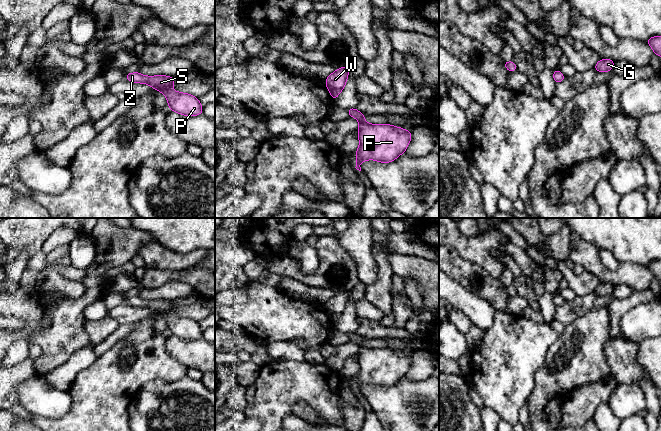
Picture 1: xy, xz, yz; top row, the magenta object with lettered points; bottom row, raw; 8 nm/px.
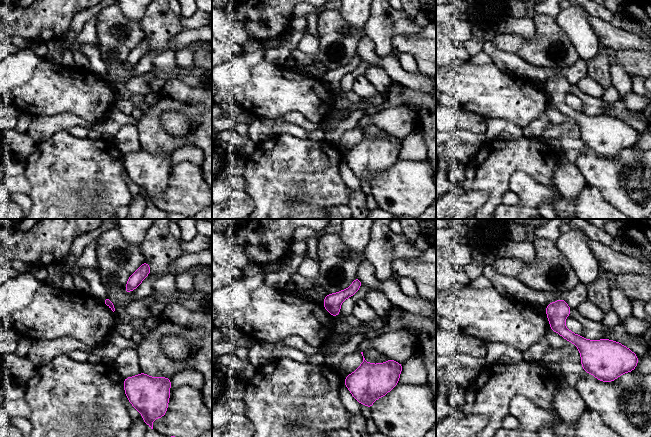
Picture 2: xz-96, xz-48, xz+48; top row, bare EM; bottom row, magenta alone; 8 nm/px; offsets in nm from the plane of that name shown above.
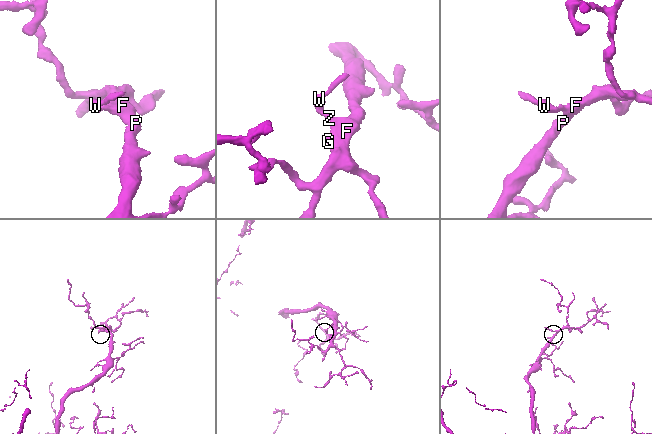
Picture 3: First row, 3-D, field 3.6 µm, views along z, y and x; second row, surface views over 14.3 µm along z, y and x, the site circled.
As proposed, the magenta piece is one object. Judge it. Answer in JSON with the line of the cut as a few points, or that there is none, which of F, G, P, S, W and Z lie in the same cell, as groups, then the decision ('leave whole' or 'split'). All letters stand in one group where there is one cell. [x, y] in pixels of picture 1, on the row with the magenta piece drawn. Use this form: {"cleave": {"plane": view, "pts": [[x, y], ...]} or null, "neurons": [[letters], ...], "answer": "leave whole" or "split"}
{"cleave": null, "neurons": [["F", "G", "P", "S", "W", "Z"]], "answer": "leave whole"}

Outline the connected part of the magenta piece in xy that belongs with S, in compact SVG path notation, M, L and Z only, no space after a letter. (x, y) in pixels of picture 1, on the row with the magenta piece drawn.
M133 72L125 74L124 78L134 83L148 84L153 89L163 93L171 111L184 116L197 116L203 114L203 108L198 98L189 93L181 93L172 90L172 86L175 83L172 76L145 76L139 72Z

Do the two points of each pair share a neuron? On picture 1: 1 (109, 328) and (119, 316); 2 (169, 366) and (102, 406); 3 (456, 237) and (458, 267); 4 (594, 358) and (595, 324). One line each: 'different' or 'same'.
1: different
2: same
3: different
4: same

